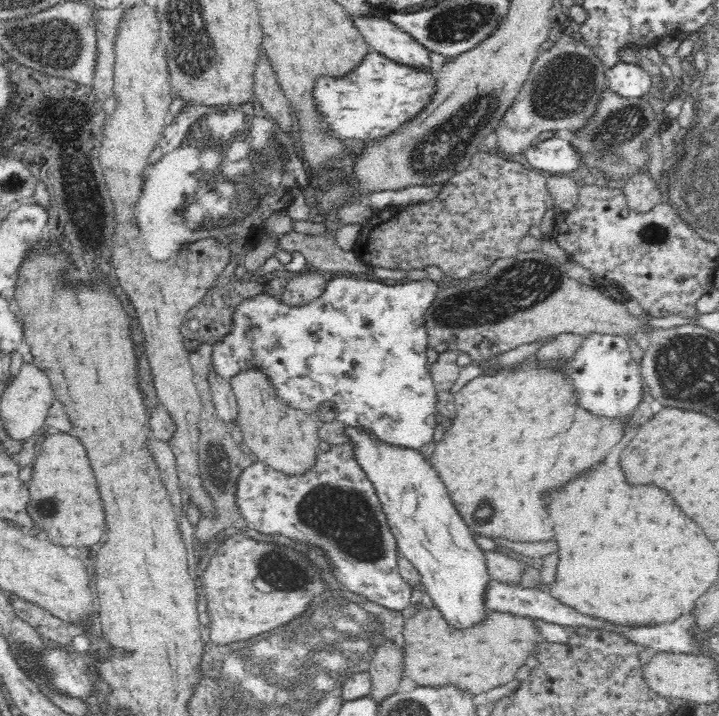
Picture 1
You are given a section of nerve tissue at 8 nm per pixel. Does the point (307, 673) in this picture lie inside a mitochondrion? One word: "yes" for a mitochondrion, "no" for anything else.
yes

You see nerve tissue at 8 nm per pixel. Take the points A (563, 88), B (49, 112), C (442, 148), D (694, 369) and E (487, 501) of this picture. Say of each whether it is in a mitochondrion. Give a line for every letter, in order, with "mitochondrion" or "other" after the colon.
A: mitochondrion
B: other
C: mitochondrion
D: mitochondrion
E: mitochondrion

